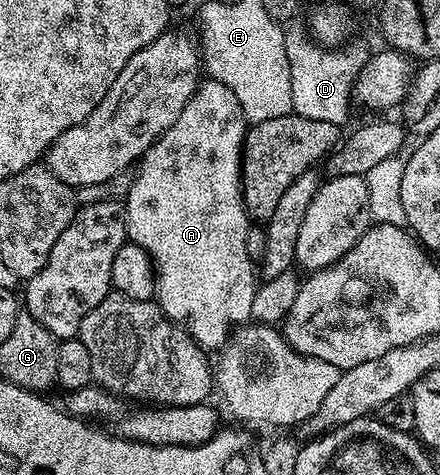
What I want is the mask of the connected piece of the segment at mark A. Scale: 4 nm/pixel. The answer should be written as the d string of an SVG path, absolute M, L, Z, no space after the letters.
M212 79L202 80L191 95L187 107L183 107L183 111L179 111L179 119L175 119L175 123L171 123L171 127L167 127L167 131L163 131L160 139L141 156L133 173L133 186L123 202L126 238L132 244L143 247L143 251L147 251L147 255L153 261L157 278L157 292L155 294L157 305L168 320L172 321L174 325L180 325L190 337L195 339L195 343L206 351L220 350L229 340L234 328L246 324L252 318L251 299L255 299L255 291L259 284L255 263L247 255L247 231L251 224L251 218L245 211L243 195L241 194L241 147L245 143L246 128L247 120L243 113L243 107L231 88Z

